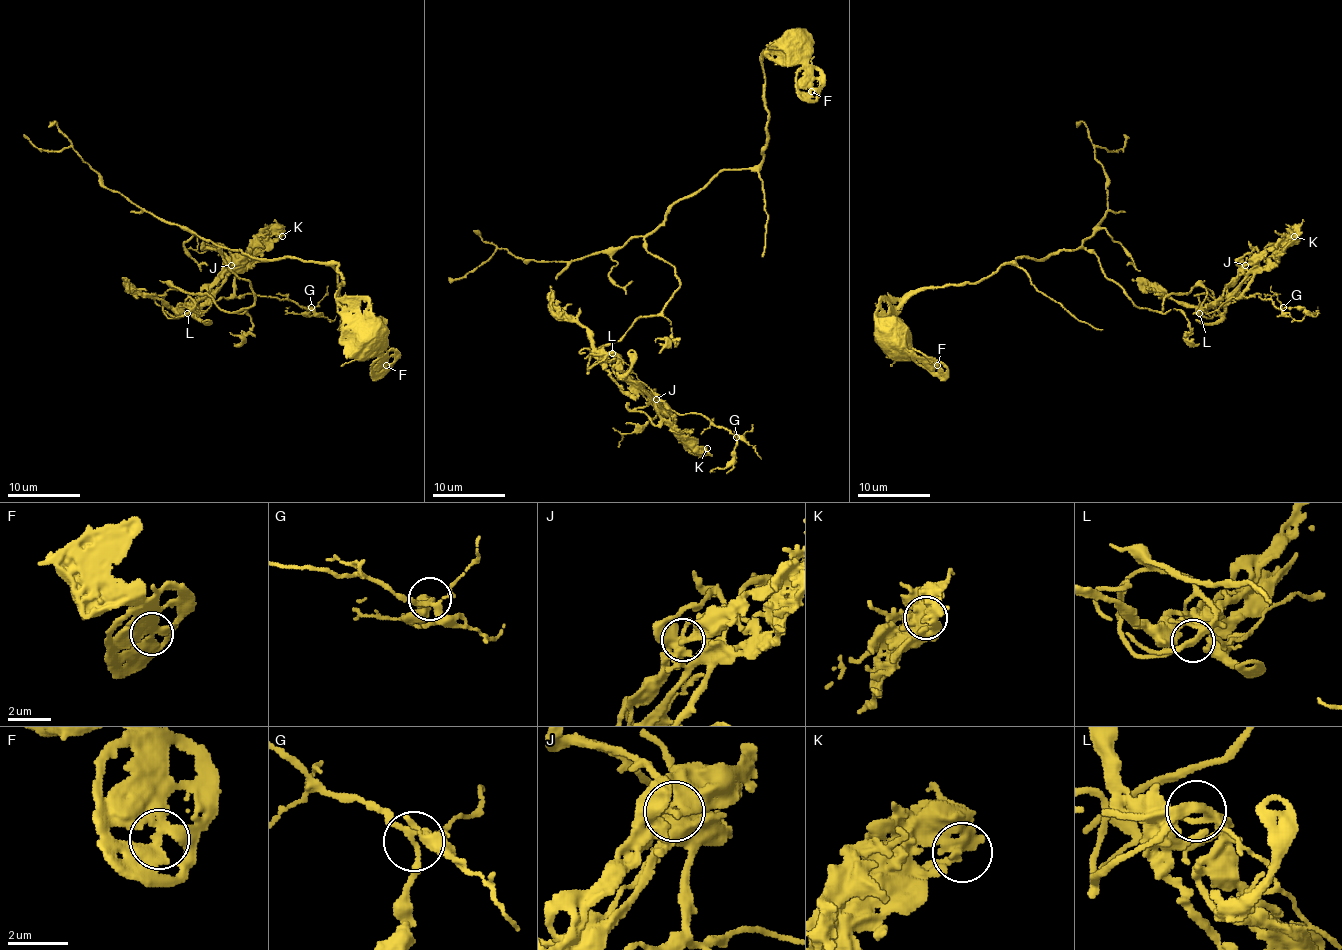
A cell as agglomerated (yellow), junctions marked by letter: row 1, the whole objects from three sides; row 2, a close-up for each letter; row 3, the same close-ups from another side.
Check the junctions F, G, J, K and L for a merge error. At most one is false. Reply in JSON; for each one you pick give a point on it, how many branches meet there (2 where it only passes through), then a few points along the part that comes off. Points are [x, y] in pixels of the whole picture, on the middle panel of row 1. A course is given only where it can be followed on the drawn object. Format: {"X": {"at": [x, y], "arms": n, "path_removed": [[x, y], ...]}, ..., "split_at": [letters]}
{"split_at": []}

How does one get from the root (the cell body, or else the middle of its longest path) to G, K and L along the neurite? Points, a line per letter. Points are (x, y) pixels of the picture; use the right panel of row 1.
G: (891, 340), (882, 329), (921, 291), (1076, 249), (1150, 311), (1196, 285), (1212, 303), (1260, 294), (1283, 307)
K: (891, 340), (913, 294), (1017, 258), (1086, 249), (1161, 312), (1196, 285), (1227, 296), (1294, 236)
L: (891, 340), (882, 329), (921, 291), (1076, 249), (1138, 307), (1161, 312), (1168, 294), (1201, 285), (1199, 312)

